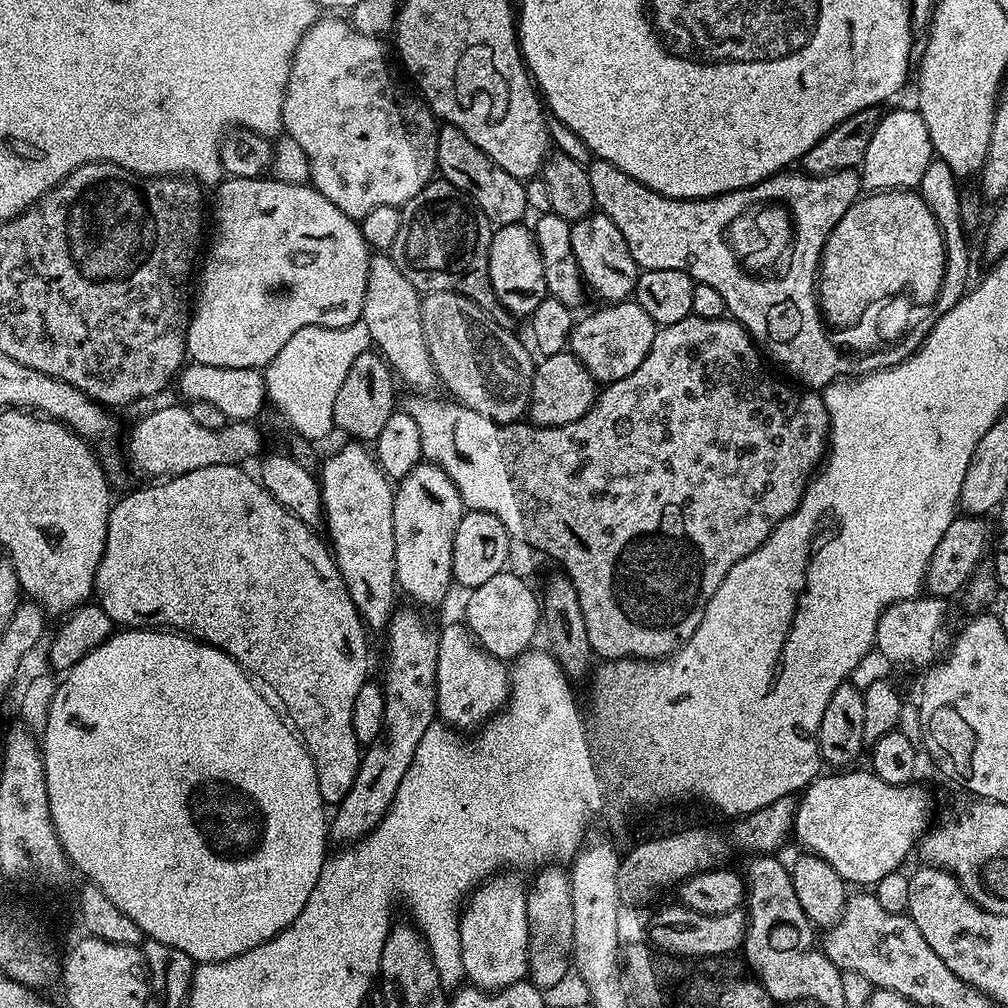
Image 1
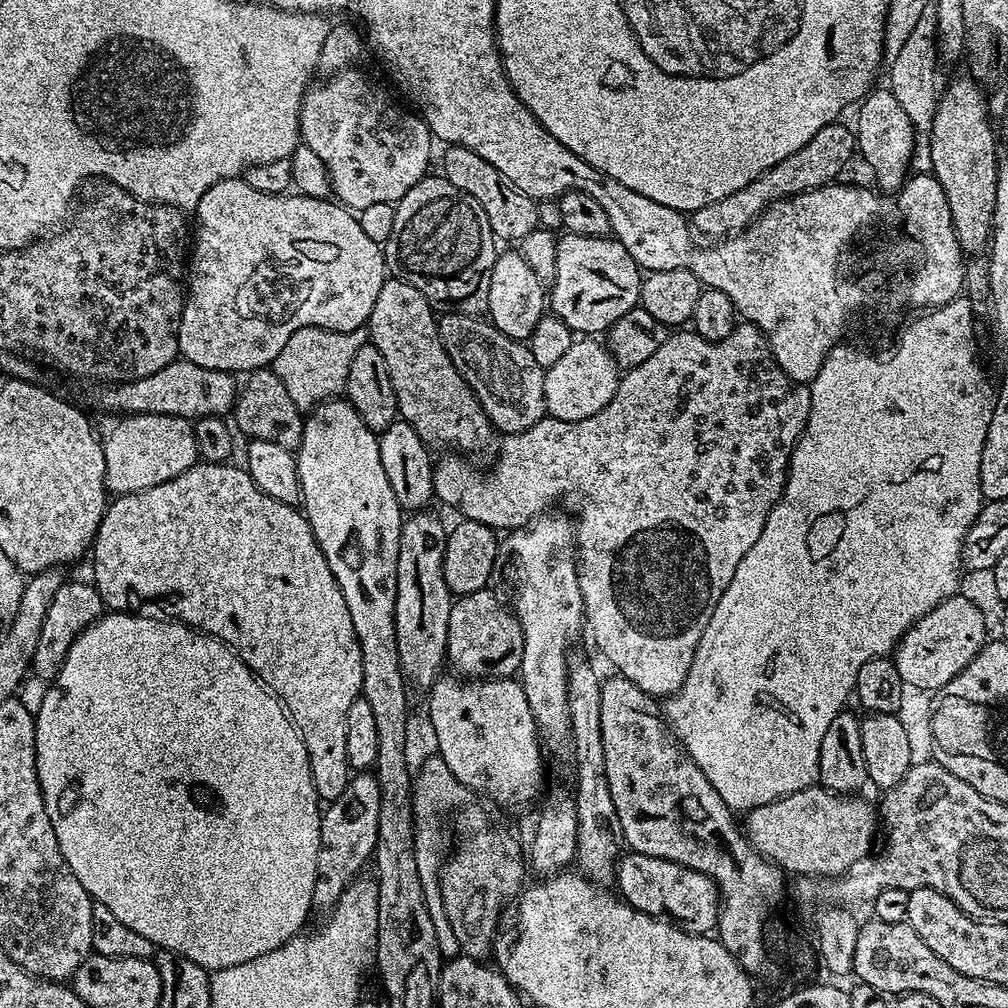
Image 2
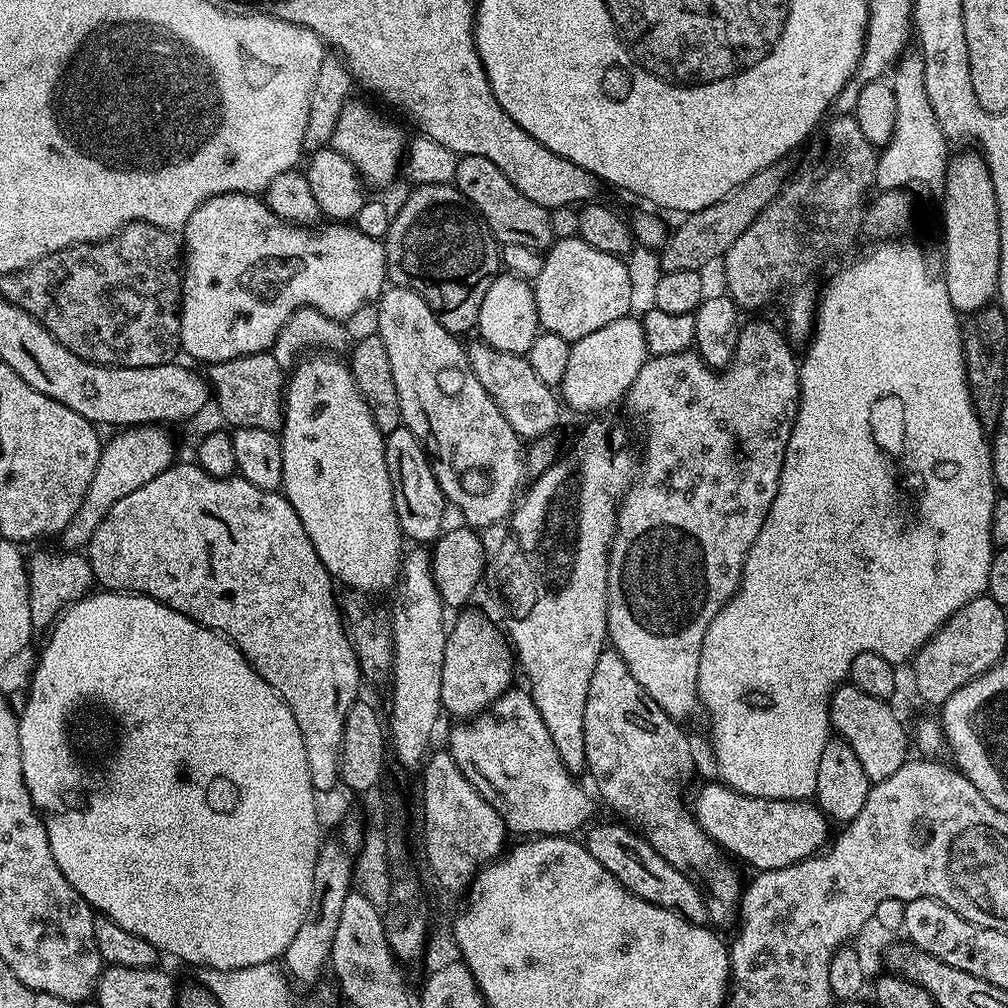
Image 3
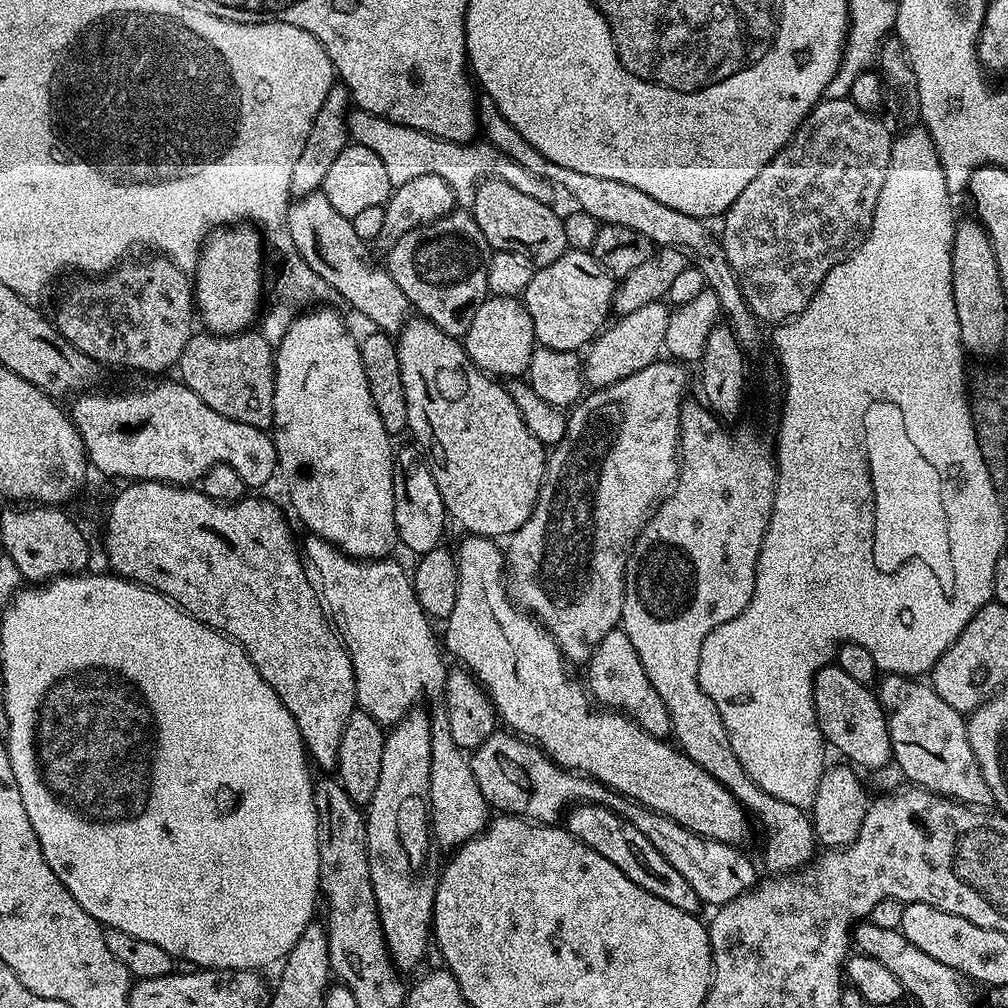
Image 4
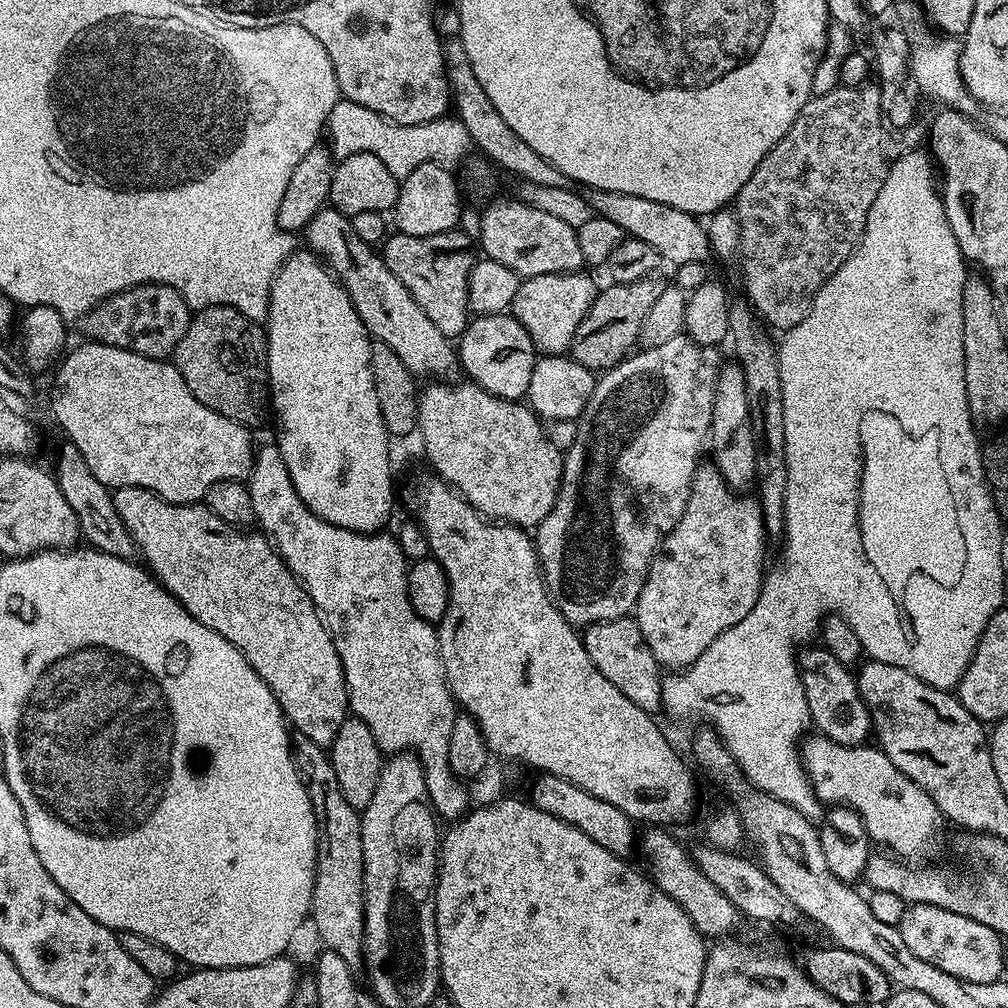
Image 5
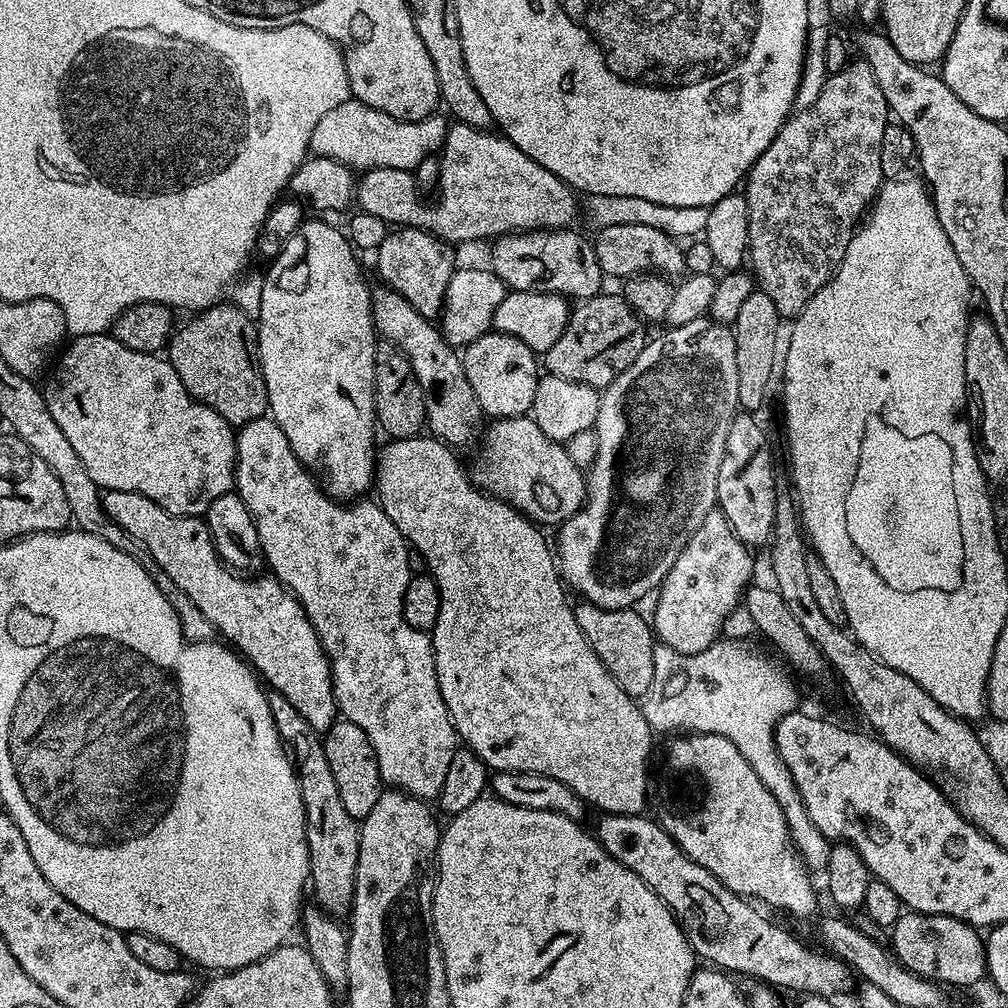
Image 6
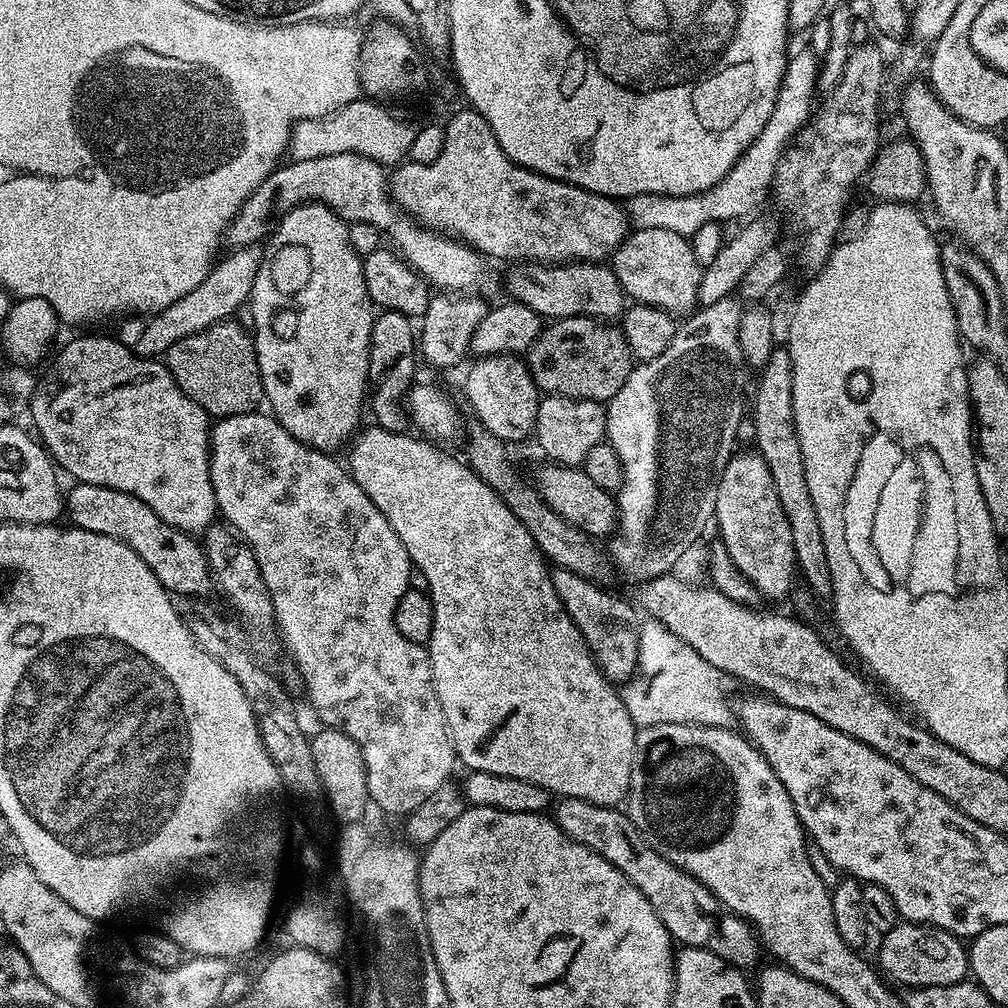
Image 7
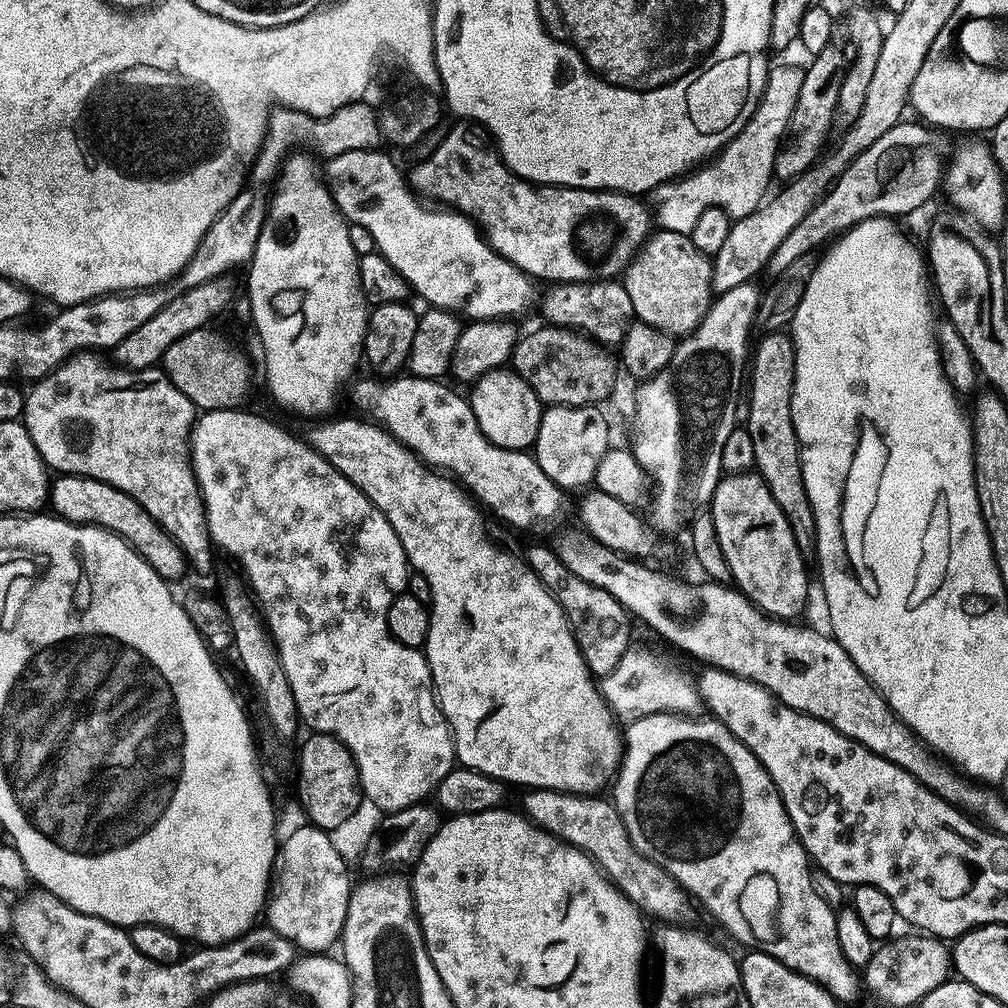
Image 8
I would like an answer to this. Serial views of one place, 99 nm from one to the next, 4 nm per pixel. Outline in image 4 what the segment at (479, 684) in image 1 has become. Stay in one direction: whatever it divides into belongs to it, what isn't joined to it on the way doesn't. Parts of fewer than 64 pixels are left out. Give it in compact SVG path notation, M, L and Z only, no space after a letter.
M508 730L493 732L482 746L478 746L470 756L472 773L486 797L489 805L497 813L520 816L538 824L556 824L567 809L578 804L601 804L614 810L630 826L650 838L650 846L690 882L694 894L698 894L701 905L719 906L746 894L756 887L758 875L752 860L743 847L718 842L702 834L694 834L686 826L652 812L638 800L630 800L613 792L611 788L598 783L591 776L577 774L555 764L544 751L530 740L521 739Z

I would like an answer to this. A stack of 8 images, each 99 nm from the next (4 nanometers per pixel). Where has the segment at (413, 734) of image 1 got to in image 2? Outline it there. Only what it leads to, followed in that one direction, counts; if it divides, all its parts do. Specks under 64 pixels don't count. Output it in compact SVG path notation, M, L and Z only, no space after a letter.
M360 770L349 779L346 790L338 794L338 798L331 801L323 809L320 818L320 849L318 850L318 870L314 878L314 898L312 907L320 914L331 912L332 907L342 898L344 891L352 885L352 881L361 875L364 863L373 859L378 842L378 814L382 806L382 794L375 775L368 770Z

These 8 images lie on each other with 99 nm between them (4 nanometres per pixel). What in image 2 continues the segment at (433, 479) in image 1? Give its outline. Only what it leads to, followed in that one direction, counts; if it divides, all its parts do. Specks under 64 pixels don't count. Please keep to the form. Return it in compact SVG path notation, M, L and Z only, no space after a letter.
M431 510L417 511L409 515L400 532L398 550L398 590L396 591L396 633L398 634L398 658L404 671L404 679L409 685L431 689L433 682L441 675L448 655L448 627L453 594L446 586L444 577L444 547L448 532L444 524Z

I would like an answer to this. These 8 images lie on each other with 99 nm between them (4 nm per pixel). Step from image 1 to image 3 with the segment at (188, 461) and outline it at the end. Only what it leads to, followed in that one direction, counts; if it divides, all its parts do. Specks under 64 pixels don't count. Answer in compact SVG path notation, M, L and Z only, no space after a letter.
M137 425L119 432L122 433L101 447L98 466L95 467L95 474L91 478L86 498L82 500L78 512L58 538L59 547L63 551L83 551L92 541L94 530L101 525L102 519L118 499L132 494L134 490L138 490L139 486L146 485L162 470L170 468L175 461L172 440L163 427Z

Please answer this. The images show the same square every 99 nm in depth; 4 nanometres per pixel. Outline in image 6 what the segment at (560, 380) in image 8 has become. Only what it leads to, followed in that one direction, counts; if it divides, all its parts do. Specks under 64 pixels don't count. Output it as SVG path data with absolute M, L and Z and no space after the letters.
M623 295L591 296L571 309L566 330L562 330L558 342L543 353L543 367L547 375L570 378L570 382L582 382L603 390L622 374L622 370L626 370L626 366L630 366L630 362L634 362L634 358L638 358L638 354L642 354L646 343L644 327L645 321L636 315Z

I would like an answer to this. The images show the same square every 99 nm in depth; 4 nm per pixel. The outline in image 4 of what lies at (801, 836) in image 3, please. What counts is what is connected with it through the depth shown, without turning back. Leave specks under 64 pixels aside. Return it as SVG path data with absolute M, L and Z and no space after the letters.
M471 534L463 537L465 540L460 545L455 545L456 565L458 566L458 598L454 602L454 610L448 615L446 623L443 625L444 636L442 632L442 644L446 649L449 657L456 656L455 663L463 666L467 671L475 676L480 687L488 693L492 704L496 708L497 717L502 721L505 729L511 730L515 735L530 740L536 744L548 755L555 764L559 764L562 768L567 768L577 774L591 776L598 783L604 784L611 788L613 792L620 793L621 796L627 796L630 800L638 800L644 804L652 812L662 814L666 818L674 818L674 822L678 822L682 826L686 826L694 834L702 834L706 838L714 838L718 842L726 842L737 846L743 845L744 839L748 836L748 824L750 825L750 817L744 811L744 807L738 802L738 798L734 798L734 794L730 794L730 790L726 790L726 786L722 786L722 782L718 782L710 774L706 774L706 770L702 770L702 766L698 766L686 753L680 751L679 747L673 746L667 739L659 736L652 736L646 730L642 730L642 726L638 726L629 716L624 715L619 710L596 710L600 712L588 712L588 704L590 705L590 693L583 683L580 684L571 676L569 665L566 663L564 656L560 652L559 646L554 642L554 638L544 629L543 624L539 620L533 618L529 613L521 610L514 603L511 596L506 591L506 556L495 539L487 536L474 536Z

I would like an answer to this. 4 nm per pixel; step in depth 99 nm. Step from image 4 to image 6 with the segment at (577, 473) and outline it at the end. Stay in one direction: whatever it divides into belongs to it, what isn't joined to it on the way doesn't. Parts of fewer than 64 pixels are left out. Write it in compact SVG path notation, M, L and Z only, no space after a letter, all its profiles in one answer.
M707 315L699 316L694 322L686 322L686 326L669 327L668 332L656 336L645 343L642 354L614 378L608 387L600 392L600 405L596 419L596 457L586 469L584 486L584 505L569 520L559 525L560 537L554 540L554 552L558 557L558 567L563 580L573 593L580 595L581 601L602 606L610 610L630 608L639 605L643 596L651 597L659 589L666 578L670 566L684 553L684 547L690 542L694 530L706 518L706 514L717 507L716 483L718 482L718 466L722 466L722 450L726 448L726 433L730 430L730 422L738 414L738 371L735 358L735 334L727 324L719 324Z

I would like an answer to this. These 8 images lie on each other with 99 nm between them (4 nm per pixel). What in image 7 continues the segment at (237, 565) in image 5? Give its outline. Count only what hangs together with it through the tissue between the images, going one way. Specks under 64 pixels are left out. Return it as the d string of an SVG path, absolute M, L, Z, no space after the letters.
M79 482L71 486L73 488L69 492L67 489L66 492L66 516L72 519L69 521L77 528L109 536L130 546L130 550L134 550L134 554L138 554L138 558L142 558L142 562L150 566L158 582L162 582L169 594L175 594L177 597L200 596L208 587L213 587L214 581L208 571L208 559L204 557L201 541L195 535L162 522L162 518L158 518L158 514L154 514L154 510L150 510L146 502L134 498L134 494L126 494L110 486Z

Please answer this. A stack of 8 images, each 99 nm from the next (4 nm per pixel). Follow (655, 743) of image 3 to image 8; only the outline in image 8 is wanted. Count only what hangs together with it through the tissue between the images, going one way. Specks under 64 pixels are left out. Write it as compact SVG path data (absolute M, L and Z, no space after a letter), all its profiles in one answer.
M532 544L522 552L522 556L528 561L534 574L538 574L540 581L551 590L558 606L562 606L580 647L582 658L593 677L603 678L610 674L614 666L622 662L622 654L626 654L633 643L633 621L630 619L630 613L620 605L618 598L614 598L614 594L586 582L583 578L578 578L578 574L574 574L574 570L567 568L562 558L558 558L555 547L548 545L547 548L544 544Z

